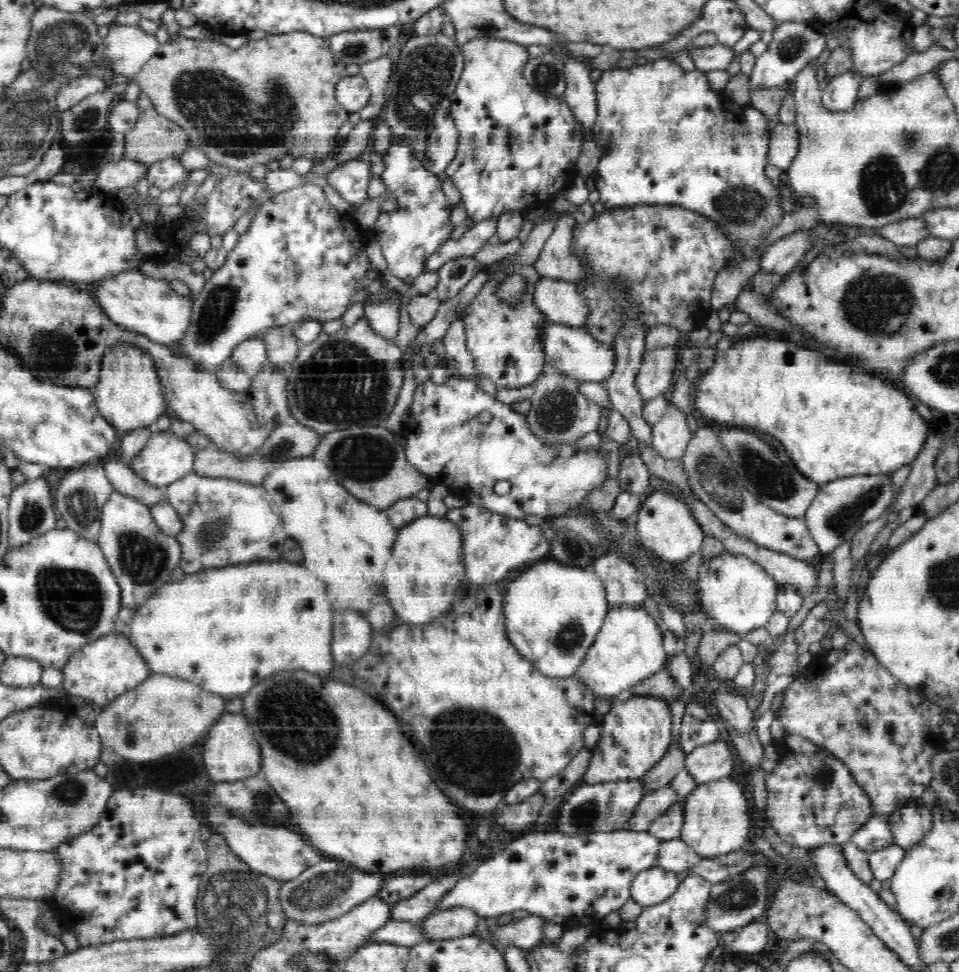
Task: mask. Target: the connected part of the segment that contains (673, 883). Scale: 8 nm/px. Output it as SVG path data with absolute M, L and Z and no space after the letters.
M656 864L639 872L631 882L631 899L638 901L643 908L664 903L677 890L679 880L677 873Z

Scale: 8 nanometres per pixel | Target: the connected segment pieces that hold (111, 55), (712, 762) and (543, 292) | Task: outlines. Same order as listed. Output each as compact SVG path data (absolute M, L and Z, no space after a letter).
M112 23L109 26L109 31L103 39L103 44L106 46L103 50L103 62L115 74L121 74L130 79L157 54L158 47L161 45L154 35L144 32L138 25L121 26L116 23Z
M716 739L714 742L697 746L686 754L686 771L694 777L697 786L730 778L734 760L727 742Z
M541 277L529 297L548 320L588 329L589 301L574 283Z

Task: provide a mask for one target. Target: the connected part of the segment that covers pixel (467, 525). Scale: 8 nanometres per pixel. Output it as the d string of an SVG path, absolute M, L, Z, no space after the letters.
M470 503L464 508L448 510L445 518L458 525L458 530L462 531L464 577L471 583L496 583L518 572L518 568L523 568L528 562L536 564L549 558L550 544L546 541L540 524L528 525L524 519L508 519Z

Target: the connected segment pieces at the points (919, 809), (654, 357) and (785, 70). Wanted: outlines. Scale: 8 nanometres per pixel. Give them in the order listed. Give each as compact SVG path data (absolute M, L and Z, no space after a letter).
M919 798L905 807L897 808L897 811L887 816L894 842L904 850L922 842L922 837L930 830L933 814L919 803Z
M676 345L655 348L644 353L635 378L635 385L645 401L670 393L679 371L676 367L678 358Z
M774 20L774 23L776 23L776 28L774 28L772 40L767 44L764 53L756 58L750 74L752 91L759 88L764 92L767 89L790 85L796 79L797 74L804 70L805 64L820 56L826 48L826 37L822 33L812 32L806 24L783 23L778 20Z

